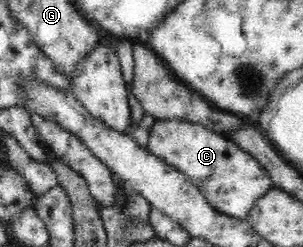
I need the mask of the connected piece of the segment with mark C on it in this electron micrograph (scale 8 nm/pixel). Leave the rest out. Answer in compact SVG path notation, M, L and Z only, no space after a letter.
M180 119L156 120L146 147L193 181L212 208L231 217L246 218L251 206L273 187L270 175L249 152L201 124Z

